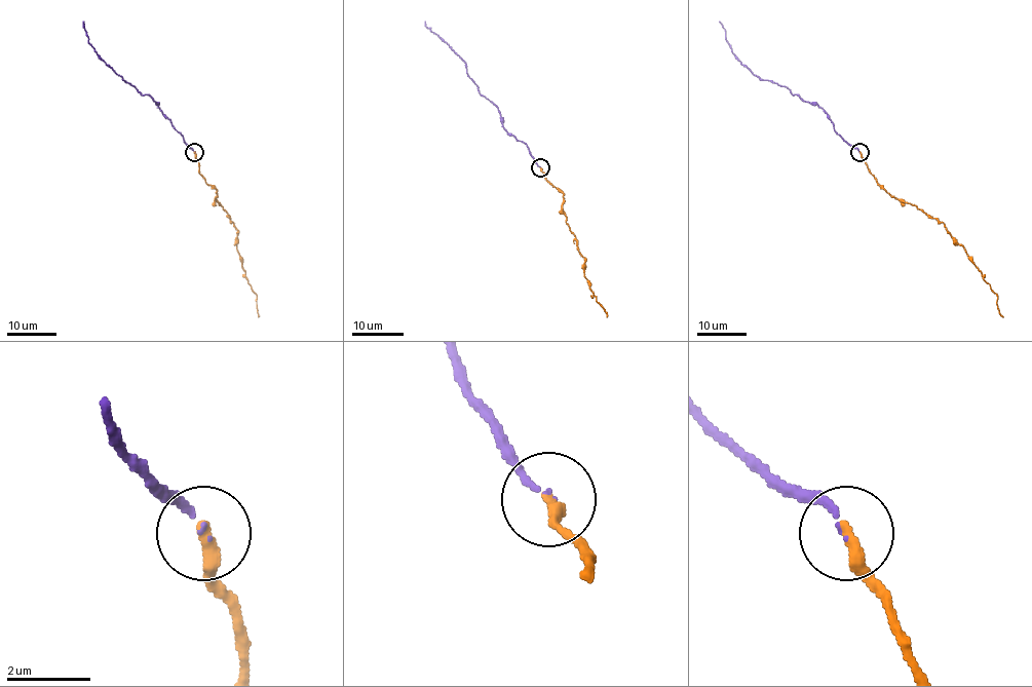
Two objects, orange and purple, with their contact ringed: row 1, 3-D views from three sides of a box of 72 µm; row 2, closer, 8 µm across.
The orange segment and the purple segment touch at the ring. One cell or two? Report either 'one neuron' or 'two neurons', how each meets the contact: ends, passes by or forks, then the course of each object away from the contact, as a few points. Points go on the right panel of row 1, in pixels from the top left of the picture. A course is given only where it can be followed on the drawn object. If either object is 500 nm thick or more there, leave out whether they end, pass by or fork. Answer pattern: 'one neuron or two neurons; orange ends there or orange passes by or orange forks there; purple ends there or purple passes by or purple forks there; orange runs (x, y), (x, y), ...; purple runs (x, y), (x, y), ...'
one neuron; orange ends there; purple ends there; orange runs (860, 153), (870, 173), (885, 191), (944, 224), (996, 295), (996, 305), (1003, 316); purple runs (860, 153), (835, 130), (831, 119), (820, 107), (793, 94), (787, 87), (754, 75), (732, 52), (719, 21)

